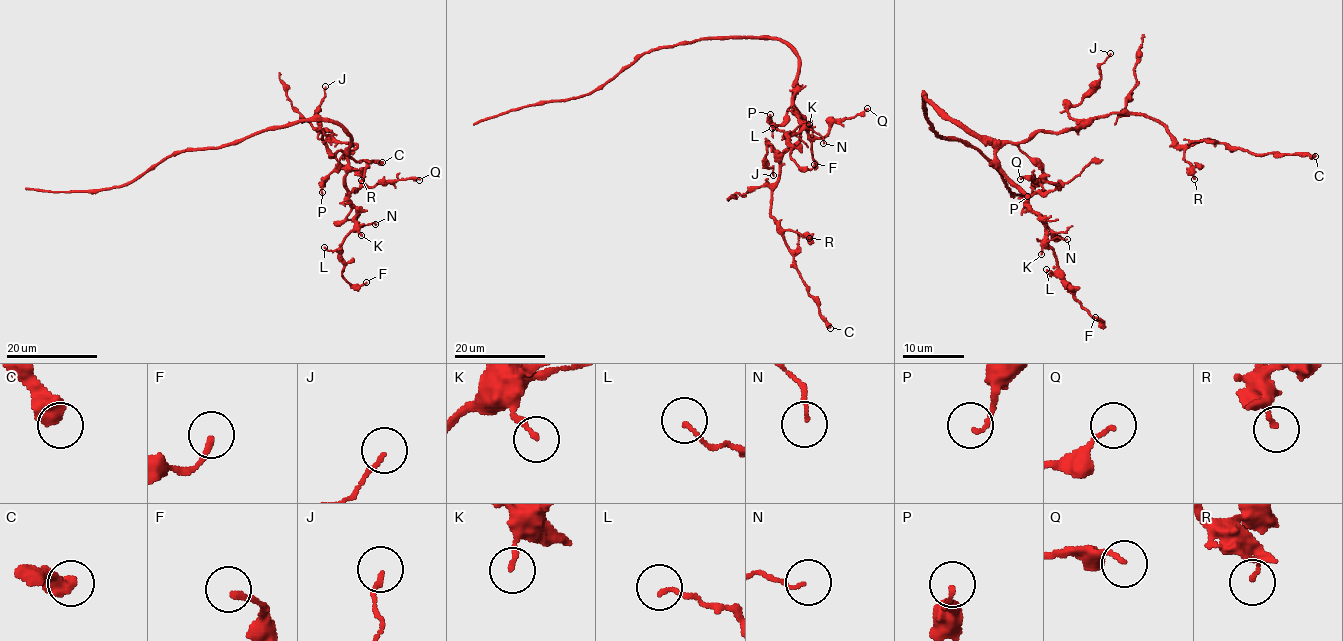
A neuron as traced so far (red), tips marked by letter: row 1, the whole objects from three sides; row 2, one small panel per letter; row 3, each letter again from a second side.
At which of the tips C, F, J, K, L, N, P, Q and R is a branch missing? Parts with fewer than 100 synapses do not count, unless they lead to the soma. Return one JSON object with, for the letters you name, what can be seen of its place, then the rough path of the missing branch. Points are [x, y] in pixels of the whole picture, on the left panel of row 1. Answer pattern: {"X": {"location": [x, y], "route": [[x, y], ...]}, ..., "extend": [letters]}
{"extend": []}

